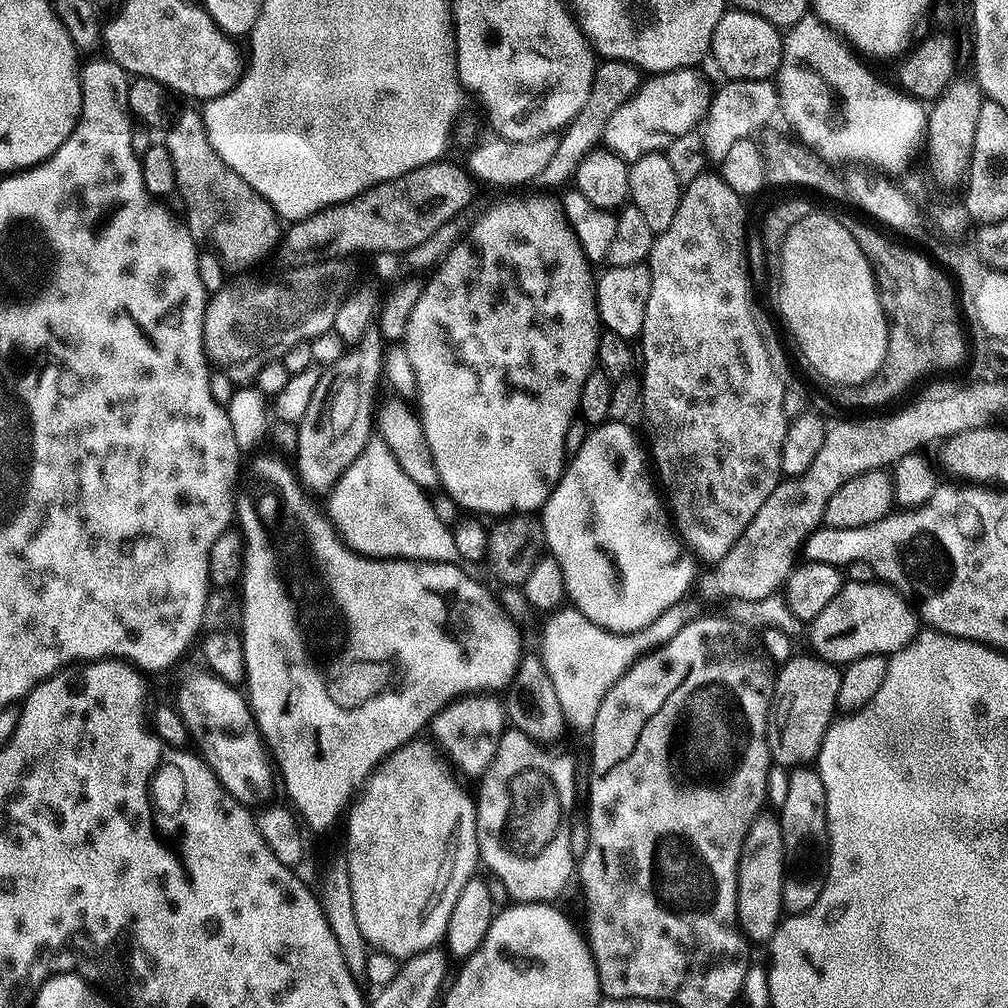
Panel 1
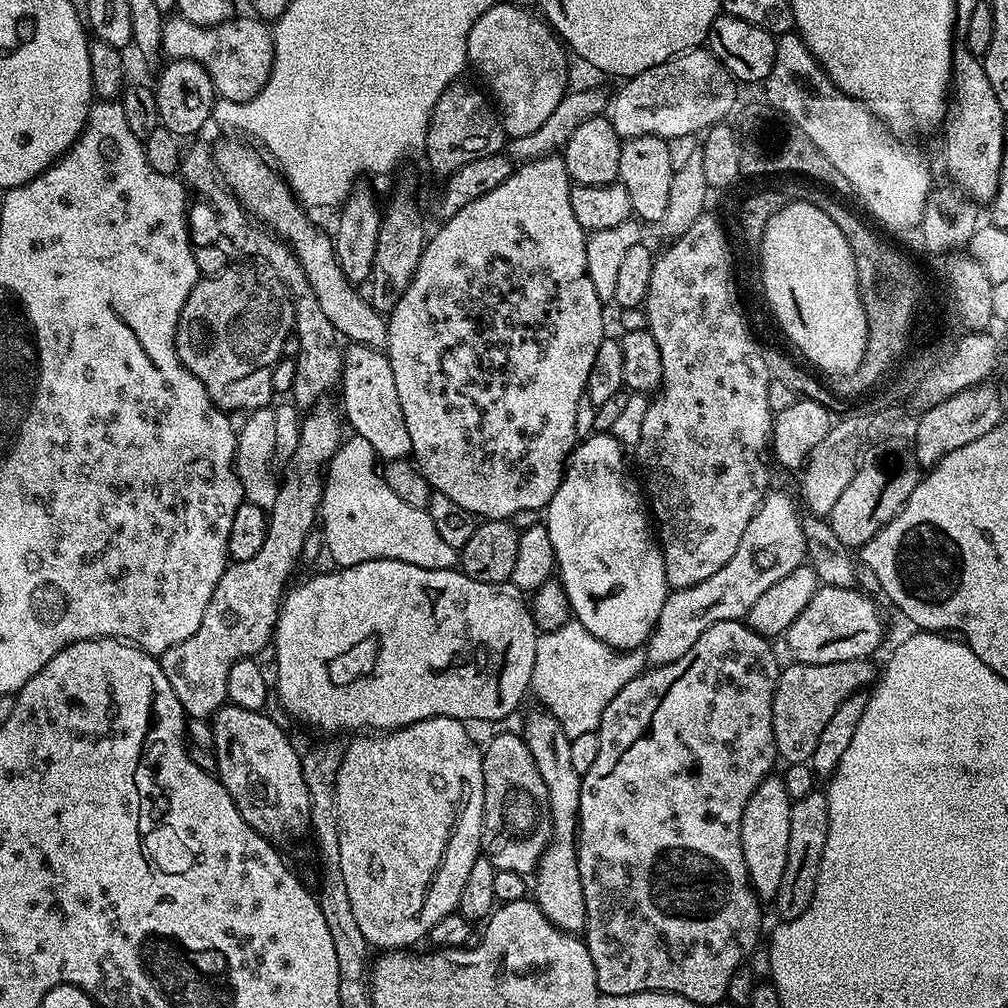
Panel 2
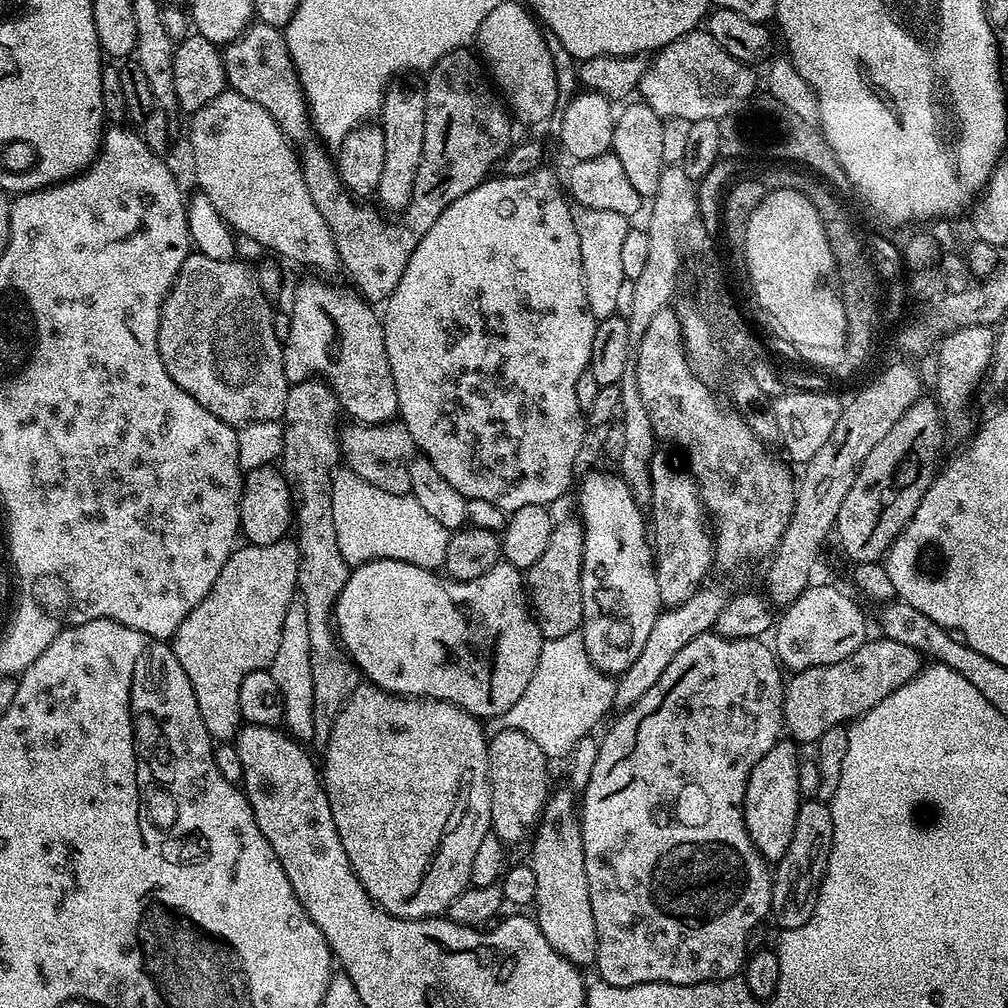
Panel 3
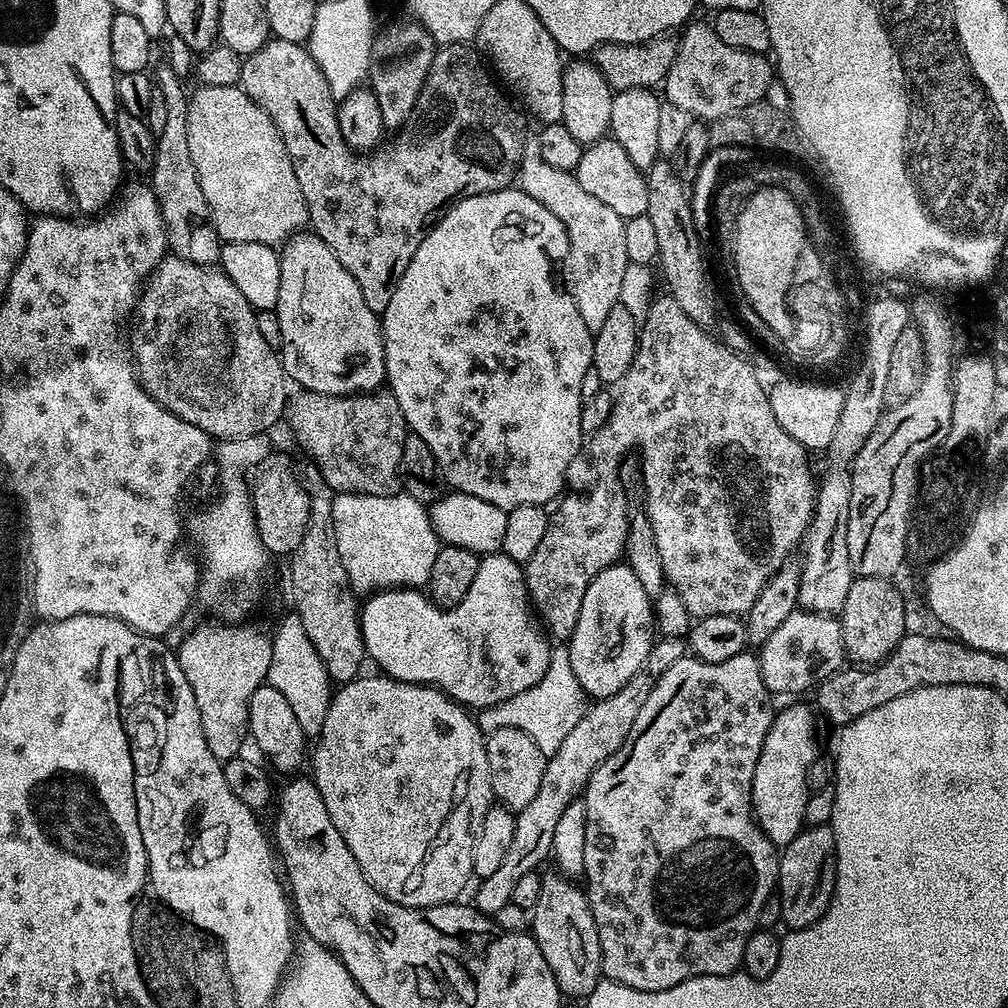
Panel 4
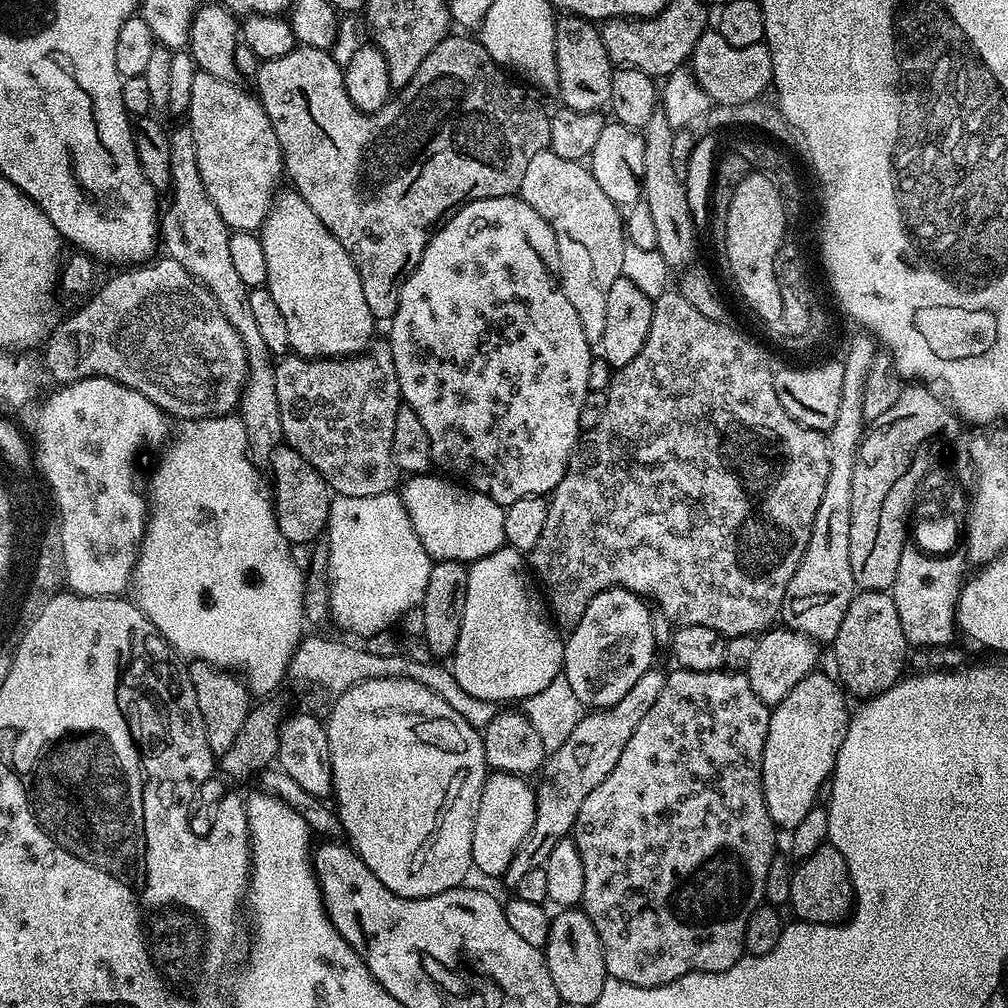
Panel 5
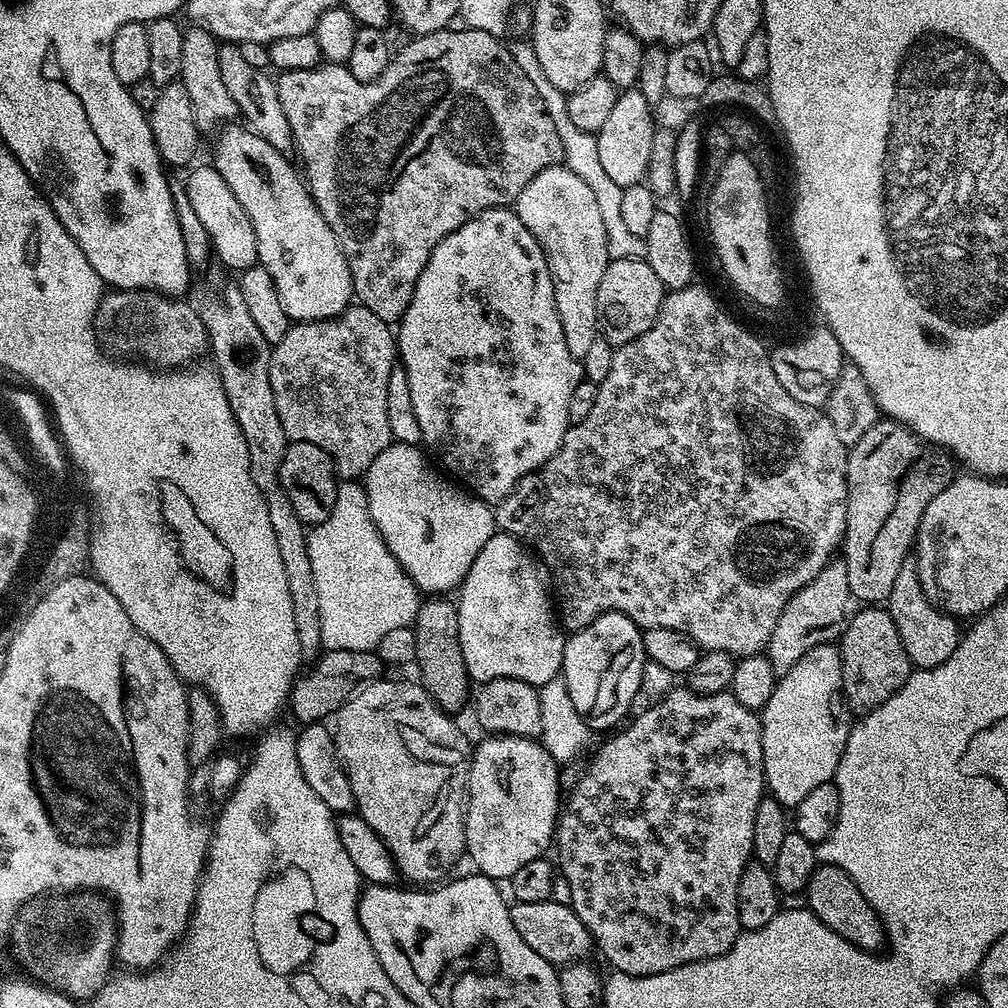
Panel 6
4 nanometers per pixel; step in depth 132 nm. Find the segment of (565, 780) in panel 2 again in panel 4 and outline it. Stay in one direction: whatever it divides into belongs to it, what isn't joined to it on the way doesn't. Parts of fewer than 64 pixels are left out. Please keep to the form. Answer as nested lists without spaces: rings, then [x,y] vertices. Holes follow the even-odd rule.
[[[561,874],[543,877],[542,894],[530,909],[530,935],[538,942],[538,950],[542,950],[542,958],[546,958],[561,993],[565,997],[587,998],[602,979],[600,943],[585,889],[572,884],[575,883]]]

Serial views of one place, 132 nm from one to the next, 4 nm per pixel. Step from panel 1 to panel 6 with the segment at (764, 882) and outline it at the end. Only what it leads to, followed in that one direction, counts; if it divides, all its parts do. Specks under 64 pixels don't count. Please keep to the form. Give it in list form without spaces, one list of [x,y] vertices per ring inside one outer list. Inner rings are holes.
[[[835,643],[819,644],[814,646],[814,650],[806,650],[806,654],[802,654],[802,658],[798,658],[798,662],[794,662],[794,666],[790,666],[790,670],[786,670],[784,676],[777,679],[774,690],[770,694],[770,698],[766,702],[766,706],[759,713],[760,717],[760,737],[762,738],[762,758],[764,759],[764,782],[770,796],[776,799],[785,809],[795,809],[798,802],[802,802],[802,798],[806,798],[806,794],[810,794],[810,790],[829,783],[835,777],[840,760],[844,757],[846,750],[846,742],[848,736],[852,733],[853,721],[850,719],[848,703],[844,701],[844,687],[842,686],[842,662],[840,661],[840,649]]]

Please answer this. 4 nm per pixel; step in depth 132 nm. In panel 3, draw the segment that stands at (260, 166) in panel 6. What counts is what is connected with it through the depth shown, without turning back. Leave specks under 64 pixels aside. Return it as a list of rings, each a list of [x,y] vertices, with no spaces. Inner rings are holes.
[[[316,278],[320,280],[304,280],[296,288],[296,293],[292,296],[292,321],[288,324],[288,340],[283,341],[284,349],[284,369],[286,370],[286,378],[292,384],[300,384],[304,380],[319,378],[328,385],[336,394],[336,399],[340,401],[340,407],[345,413],[352,415],[353,421],[361,424],[386,424],[389,423],[399,413],[398,394],[394,390],[394,378],[390,374],[390,362],[386,358],[386,342],[384,341],[384,325],[381,317],[378,315],[377,309],[369,304],[363,296],[355,291],[347,292],[344,288],[339,288],[336,284],[327,284],[327,279]]]

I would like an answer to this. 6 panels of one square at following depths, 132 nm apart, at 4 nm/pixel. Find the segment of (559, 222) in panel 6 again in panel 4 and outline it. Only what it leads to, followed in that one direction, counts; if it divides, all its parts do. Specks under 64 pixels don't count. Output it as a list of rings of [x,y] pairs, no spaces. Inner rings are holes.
[[[535,142],[525,143],[518,187],[520,191],[530,194],[530,198],[542,202],[542,206],[546,206],[546,210],[550,210],[550,214],[562,222],[568,235],[567,291],[578,306],[578,314],[582,314],[582,322],[586,322],[593,334],[600,332],[610,310],[620,303],[619,291],[629,264],[624,219],[614,214],[610,206],[598,202],[598,198],[594,198],[594,194],[590,194],[582,182],[578,182],[575,174],[558,170],[558,166],[550,166],[550,162],[542,158]]]

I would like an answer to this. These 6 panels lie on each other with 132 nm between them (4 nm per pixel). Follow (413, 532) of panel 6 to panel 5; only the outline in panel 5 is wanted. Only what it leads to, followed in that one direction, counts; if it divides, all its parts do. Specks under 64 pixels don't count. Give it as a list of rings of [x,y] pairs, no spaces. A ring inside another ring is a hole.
[[[412,474],[399,489],[398,495],[410,514],[414,534],[422,542],[433,561],[463,560],[471,562],[481,560],[486,554],[505,547],[504,509],[505,505],[494,502],[481,492],[443,475]]]

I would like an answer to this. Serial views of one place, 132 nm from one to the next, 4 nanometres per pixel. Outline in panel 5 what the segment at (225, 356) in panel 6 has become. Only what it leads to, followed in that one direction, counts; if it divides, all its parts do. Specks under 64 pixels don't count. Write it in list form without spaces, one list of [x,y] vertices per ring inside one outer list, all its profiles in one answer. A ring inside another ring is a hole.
[[[183,127],[172,128],[169,135],[171,189],[167,197],[168,209],[165,212],[163,209],[158,220],[158,232],[162,237],[163,251],[165,248],[168,251],[165,253],[171,259],[178,261],[203,288],[212,291],[222,314],[226,314],[226,322],[230,322],[238,338],[242,338],[248,359],[248,376],[240,392],[238,415],[246,428],[248,454],[252,457],[252,463],[263,466],[271,461],[273,450],[284,440],[282,414],[278,410],[274,357],[254,323],[248,297],[250,290],[242,282],[242,278],[238,278],[236,267],[230,258],[230,229],[226,222],[222,222],[222,214],[218,214],[218,206],[214,206],[210,194],[206,194],[206,186],[202,186],[194,134],[191,127]]]

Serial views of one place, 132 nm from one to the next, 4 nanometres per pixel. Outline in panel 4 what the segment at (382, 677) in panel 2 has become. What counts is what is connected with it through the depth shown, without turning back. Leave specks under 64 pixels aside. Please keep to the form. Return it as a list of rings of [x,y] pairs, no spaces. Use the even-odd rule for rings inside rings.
[[[485,555],[478,566],[478,574],[474,574],[474,582],[470,582],[470,590],[466,590],[466,598],[462,598],[462,602],[458,602],[458,606],[447,610],[436,607],[431,599],[420,590],[381,590],[369,595],[365,600],[368,601],[365,604],[363,601],[360,612],[360,629],[364,635],[364,651],[370,654],[371,659],[373,656],[380,663],[379,671],[391,676],[393,680],[404,680],[408,684],[435,686],[444,695],[452,697],[457,704],[467,706],[469,709],[483,710],[506,698],[514,698],[514,694],[522,694],[522,690],[530,690],[530,686],[534,686],[534,682],[538,682],[542,678],[542,674],[546,674],[546,666],[550,666],[553,645],[528,599],[528,584],[524,580],[524,569],[506,555]]]

